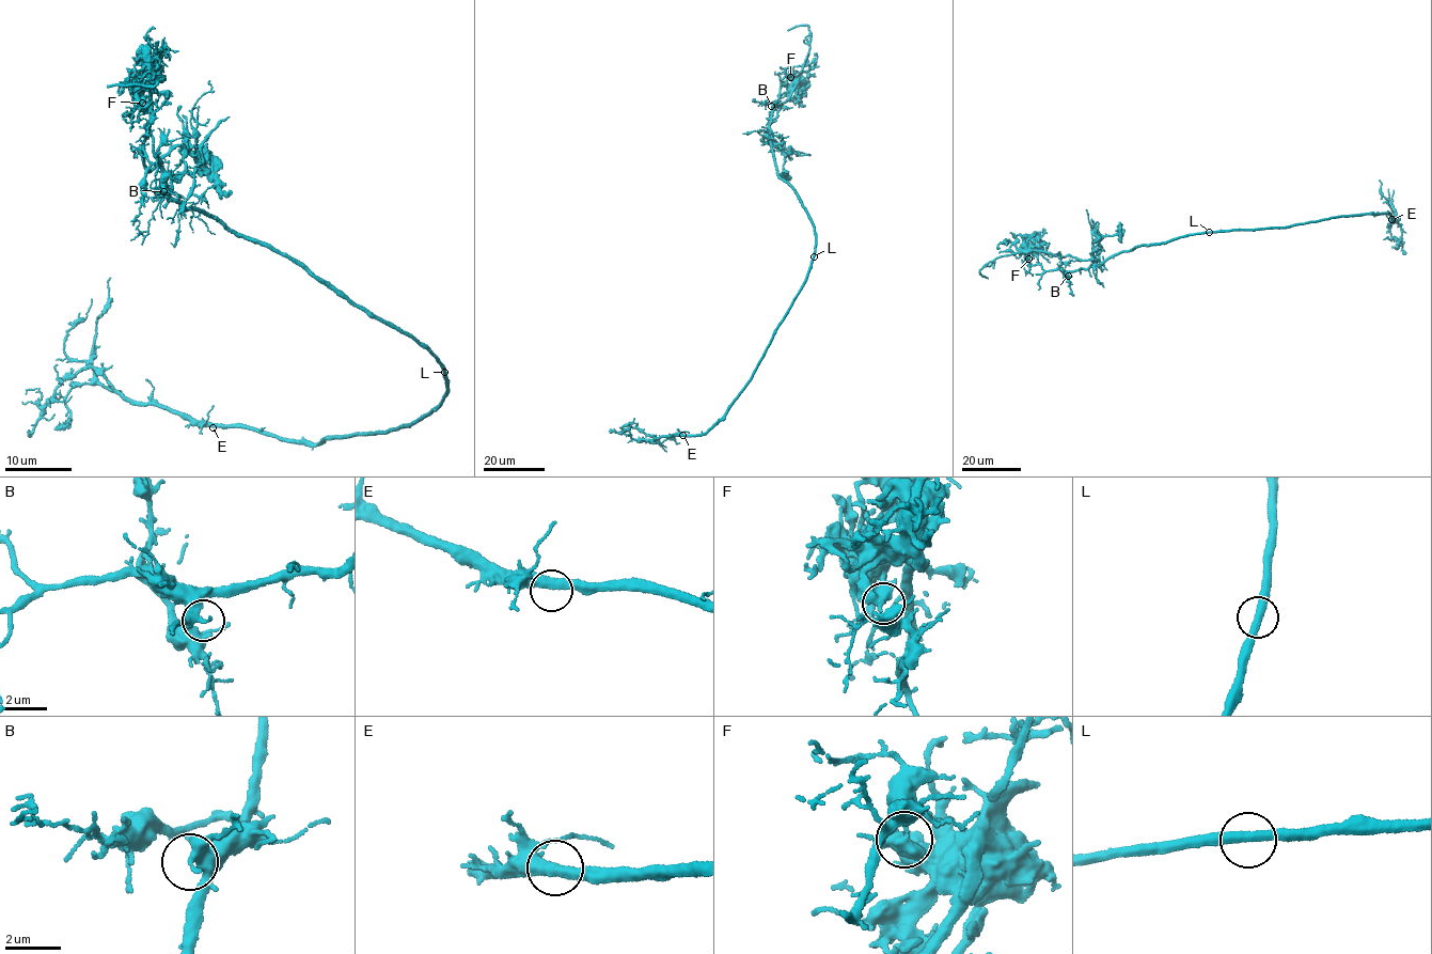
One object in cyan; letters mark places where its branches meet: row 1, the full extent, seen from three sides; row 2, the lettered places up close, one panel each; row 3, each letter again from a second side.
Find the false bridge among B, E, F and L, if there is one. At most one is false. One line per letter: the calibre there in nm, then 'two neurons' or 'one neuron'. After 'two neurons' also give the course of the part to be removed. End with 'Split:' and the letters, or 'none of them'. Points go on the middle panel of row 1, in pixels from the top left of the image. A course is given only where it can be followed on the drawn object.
B: calibre 440 nm; one neuron
E: calibre 440 nm; one neuron
F: calibre 440 nm; two neurons; course (790, 77), (769, 129), (776, 175), (813, 225), (807, 277), (721, 419), (699, 435), (643, 440), (666, 447)
L: calibre 360 nm; one neuron
Split: F

